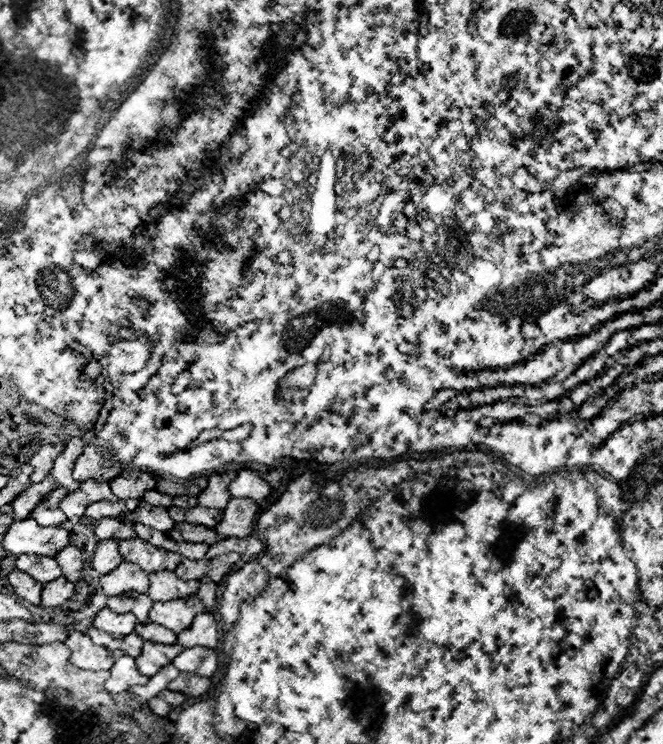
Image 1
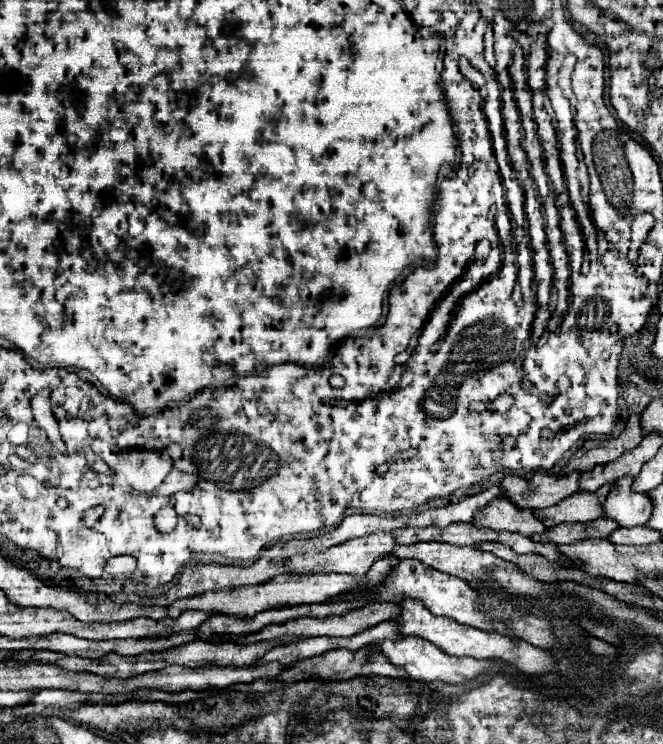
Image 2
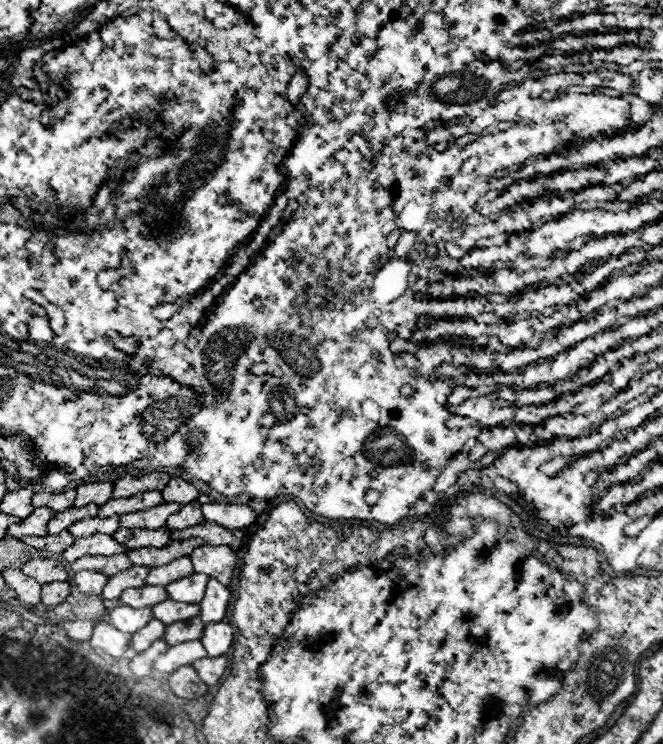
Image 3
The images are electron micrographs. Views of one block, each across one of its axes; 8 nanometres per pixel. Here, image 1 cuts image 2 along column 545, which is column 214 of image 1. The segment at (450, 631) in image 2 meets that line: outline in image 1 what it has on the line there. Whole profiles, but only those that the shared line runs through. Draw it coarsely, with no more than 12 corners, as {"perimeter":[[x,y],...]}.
{"perimeter":[[194,646],[172,664],[180,672],[210,678],[216,650]]}

